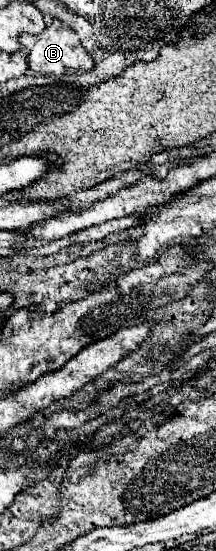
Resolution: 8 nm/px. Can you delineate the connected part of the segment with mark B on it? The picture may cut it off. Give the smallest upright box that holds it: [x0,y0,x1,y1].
[19,20,93,76]

